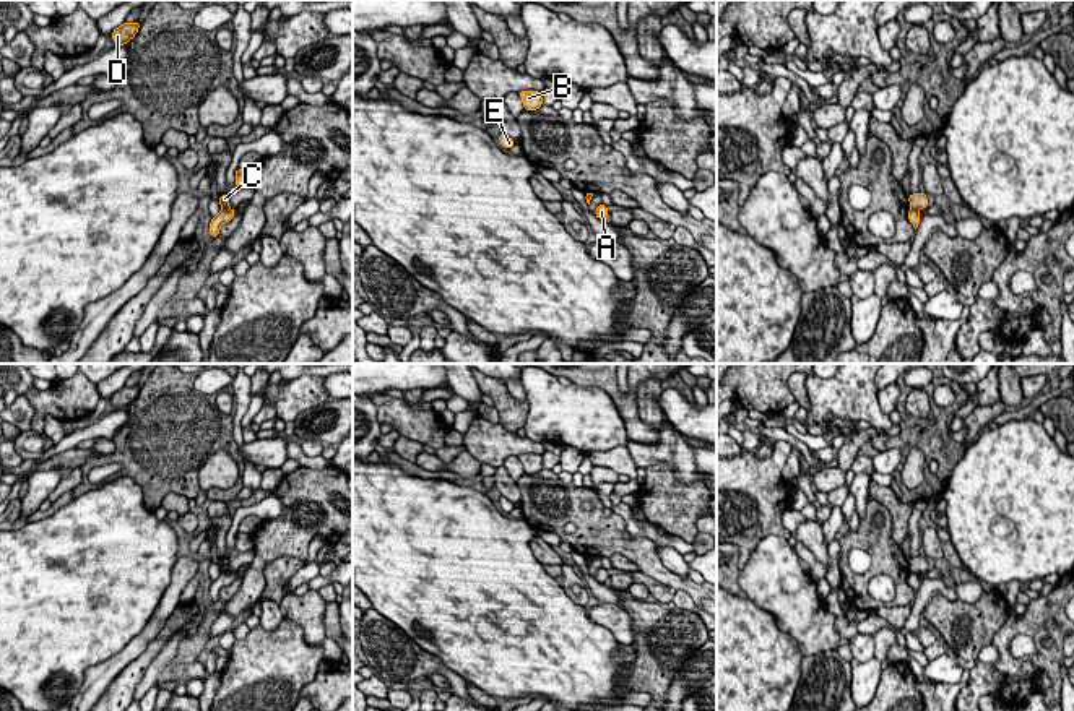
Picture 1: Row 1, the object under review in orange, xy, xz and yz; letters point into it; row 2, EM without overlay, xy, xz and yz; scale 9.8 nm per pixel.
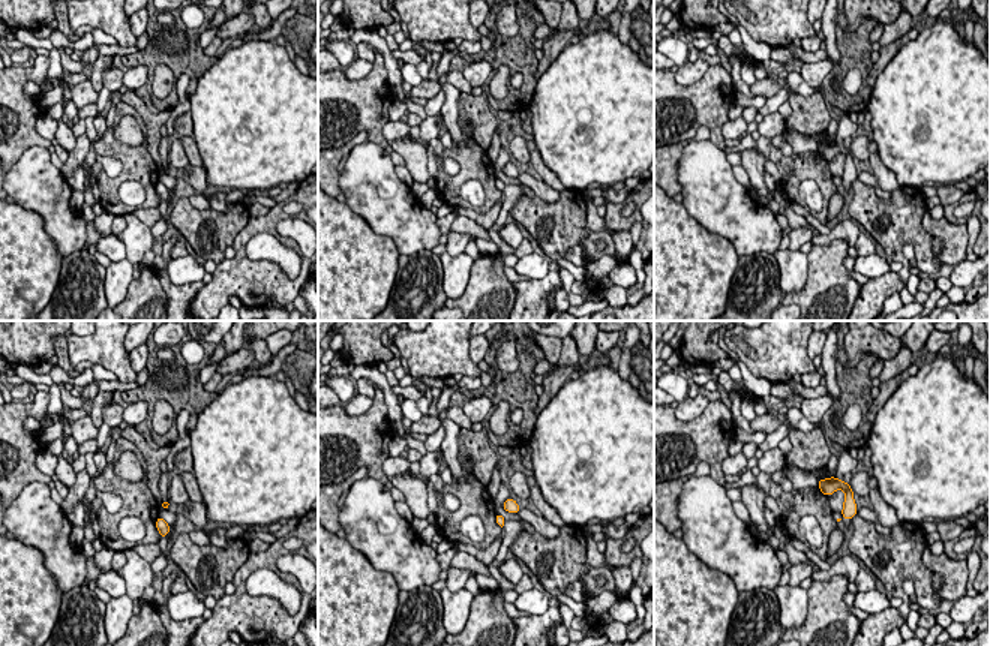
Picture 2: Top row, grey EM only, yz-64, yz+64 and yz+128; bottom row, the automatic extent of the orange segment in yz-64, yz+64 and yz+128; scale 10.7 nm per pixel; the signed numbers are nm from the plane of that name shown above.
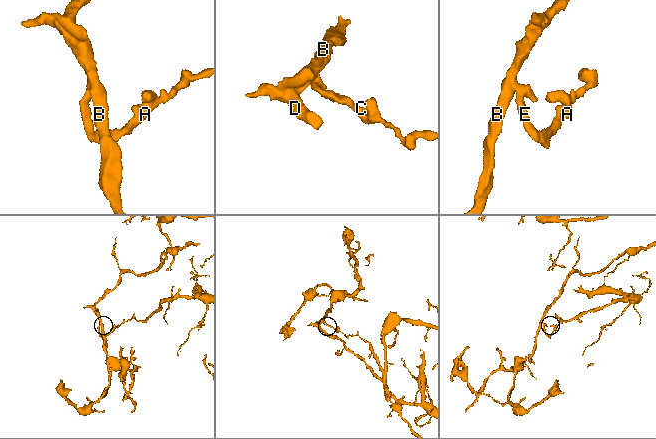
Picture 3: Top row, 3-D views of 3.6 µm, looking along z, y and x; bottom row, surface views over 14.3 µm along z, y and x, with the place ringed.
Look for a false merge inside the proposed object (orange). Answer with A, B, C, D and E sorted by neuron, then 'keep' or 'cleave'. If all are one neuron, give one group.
A C / B D E | cleave

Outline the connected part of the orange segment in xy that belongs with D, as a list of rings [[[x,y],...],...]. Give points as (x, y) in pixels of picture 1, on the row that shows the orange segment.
[[[135,21],[135,23],[123,23],[123,24],[120,24],[119,28],[115,28],[112,31],[112,41],[117,45],[125,45],[130,39],[135,37],[138,29],[140,29],[140,23],[138,21]]]

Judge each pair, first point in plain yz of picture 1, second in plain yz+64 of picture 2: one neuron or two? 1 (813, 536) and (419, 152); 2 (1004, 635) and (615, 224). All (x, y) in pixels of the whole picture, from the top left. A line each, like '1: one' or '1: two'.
1: one
2: one

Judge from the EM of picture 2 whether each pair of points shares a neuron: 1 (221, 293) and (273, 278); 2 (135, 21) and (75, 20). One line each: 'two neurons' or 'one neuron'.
1: one neuron
2: two neurons

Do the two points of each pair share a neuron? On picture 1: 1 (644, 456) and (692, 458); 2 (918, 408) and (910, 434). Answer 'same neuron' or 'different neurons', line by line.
1: same neuron
2: different neurons

